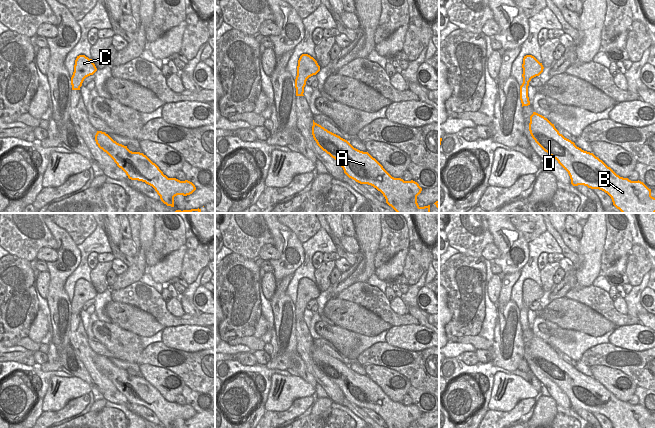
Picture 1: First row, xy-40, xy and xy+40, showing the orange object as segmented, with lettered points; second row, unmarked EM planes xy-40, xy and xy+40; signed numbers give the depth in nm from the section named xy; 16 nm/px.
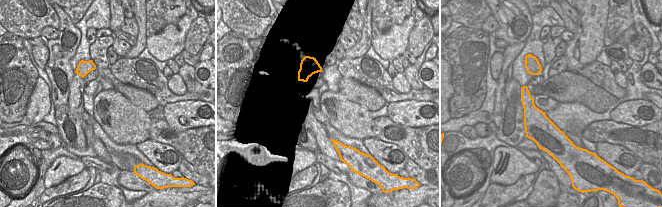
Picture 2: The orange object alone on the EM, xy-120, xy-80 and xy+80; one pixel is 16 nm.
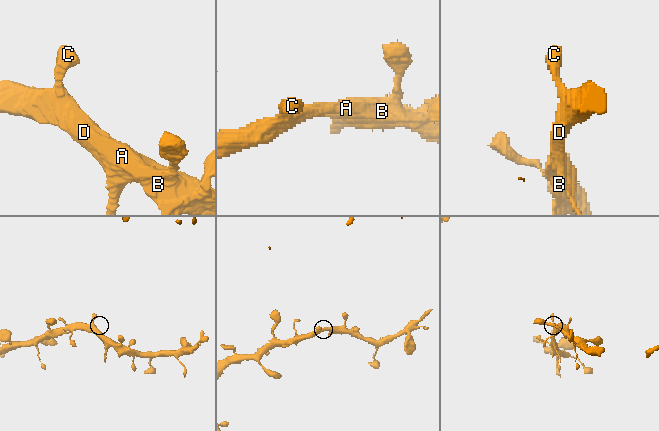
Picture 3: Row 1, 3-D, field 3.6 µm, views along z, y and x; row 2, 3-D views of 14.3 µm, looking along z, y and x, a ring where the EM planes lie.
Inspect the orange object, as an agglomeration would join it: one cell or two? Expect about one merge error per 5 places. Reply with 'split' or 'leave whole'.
leave whole

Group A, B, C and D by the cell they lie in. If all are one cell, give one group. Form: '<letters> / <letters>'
A B C D

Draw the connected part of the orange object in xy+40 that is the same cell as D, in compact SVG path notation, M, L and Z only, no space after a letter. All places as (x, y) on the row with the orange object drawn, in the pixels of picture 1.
M533 112L529 131L535 142L568 172L573 186L584 185L604 191L622 213L655 213L655 198L651 196L651 189L643 182L620 177L593 153L582 150L560 134L554 124L544 116Z

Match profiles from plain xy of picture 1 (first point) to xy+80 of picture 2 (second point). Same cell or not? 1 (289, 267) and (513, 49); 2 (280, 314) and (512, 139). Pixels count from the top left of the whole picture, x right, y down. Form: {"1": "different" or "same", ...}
{"1": "different", "2": "same"}

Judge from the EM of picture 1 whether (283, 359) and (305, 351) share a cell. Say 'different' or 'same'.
different

